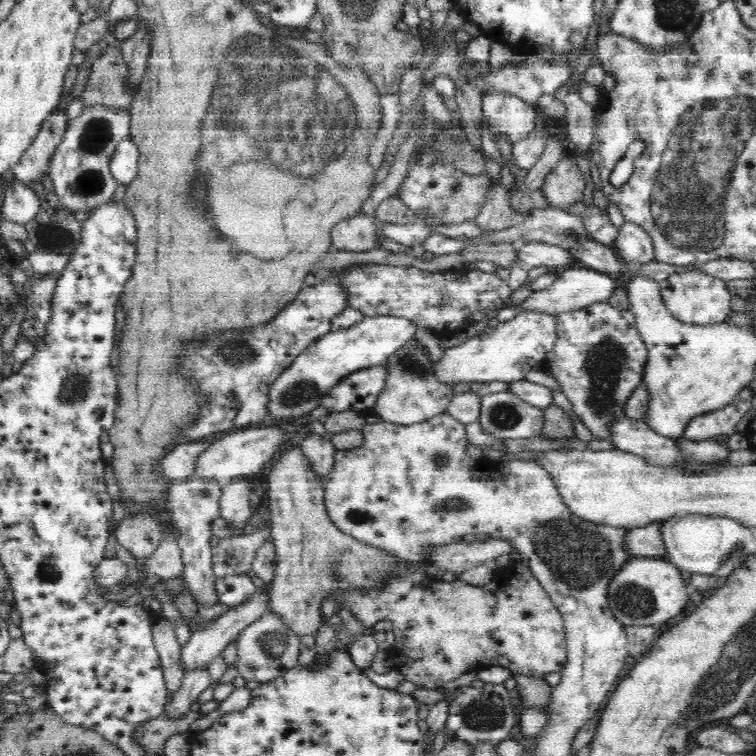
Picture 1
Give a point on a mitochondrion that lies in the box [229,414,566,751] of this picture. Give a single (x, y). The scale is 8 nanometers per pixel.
(483, 715)

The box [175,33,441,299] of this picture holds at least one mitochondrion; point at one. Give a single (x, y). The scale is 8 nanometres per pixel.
(365, 271)

